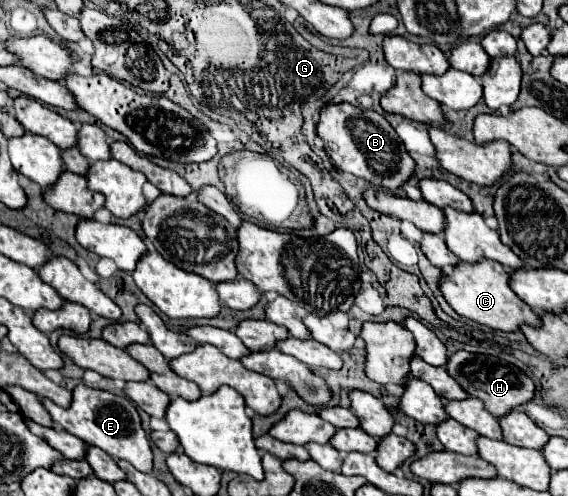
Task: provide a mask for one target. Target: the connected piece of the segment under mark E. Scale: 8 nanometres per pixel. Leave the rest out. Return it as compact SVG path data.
M78 384L72 392L72 404L70 408L60 408L48 398L42 398L42 406L48 410L48 414L54 420L54 426L78 436L90 446L98 446L104 452L108 452L112 458L124 458L128 460L136 470L150 472L152 470L152 450L146 438L146 432L142 430L140 416L136 412L136 406L126 396L116 396L112 392L96 390L86 384Z

